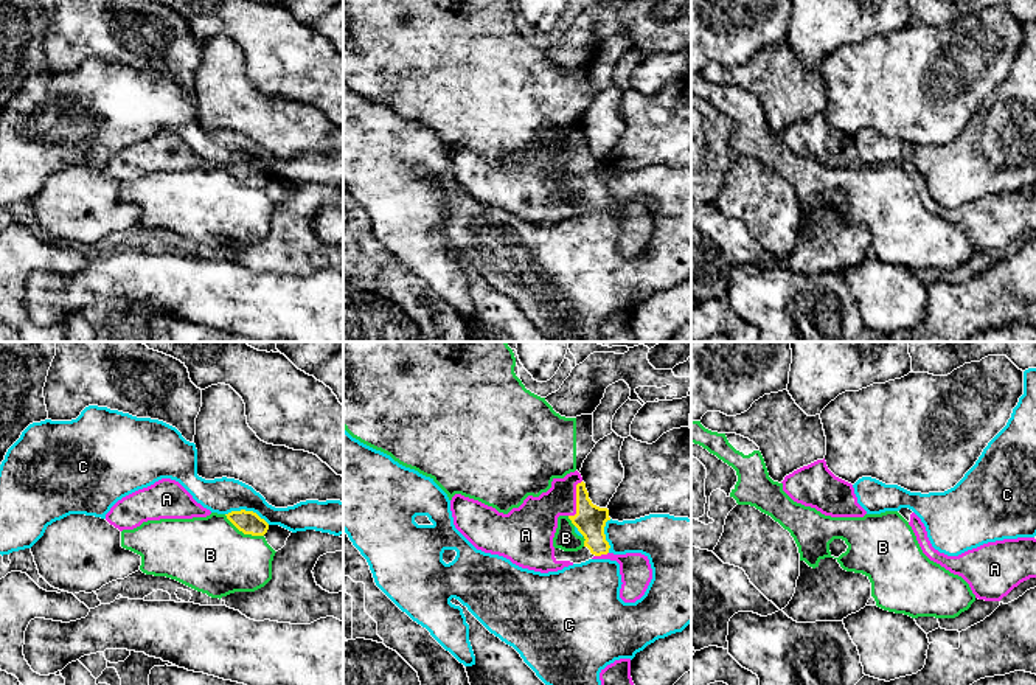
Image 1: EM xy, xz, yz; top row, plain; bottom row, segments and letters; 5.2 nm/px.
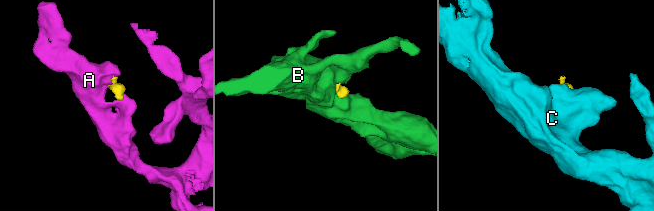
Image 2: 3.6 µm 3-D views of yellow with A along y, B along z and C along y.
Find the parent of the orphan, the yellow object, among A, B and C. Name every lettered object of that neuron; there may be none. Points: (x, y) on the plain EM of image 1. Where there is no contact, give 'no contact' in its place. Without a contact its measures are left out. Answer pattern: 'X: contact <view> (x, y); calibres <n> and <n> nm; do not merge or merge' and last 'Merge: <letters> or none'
A: contact xz (577, 152); calibres 160 and 240 nm; merge
B: contact xy (244, 185); calibres 120 and 400 nm; do not merge
C: contact xy (247, 163); calibres 120 and 190 nm; do not merge
Merge: A

